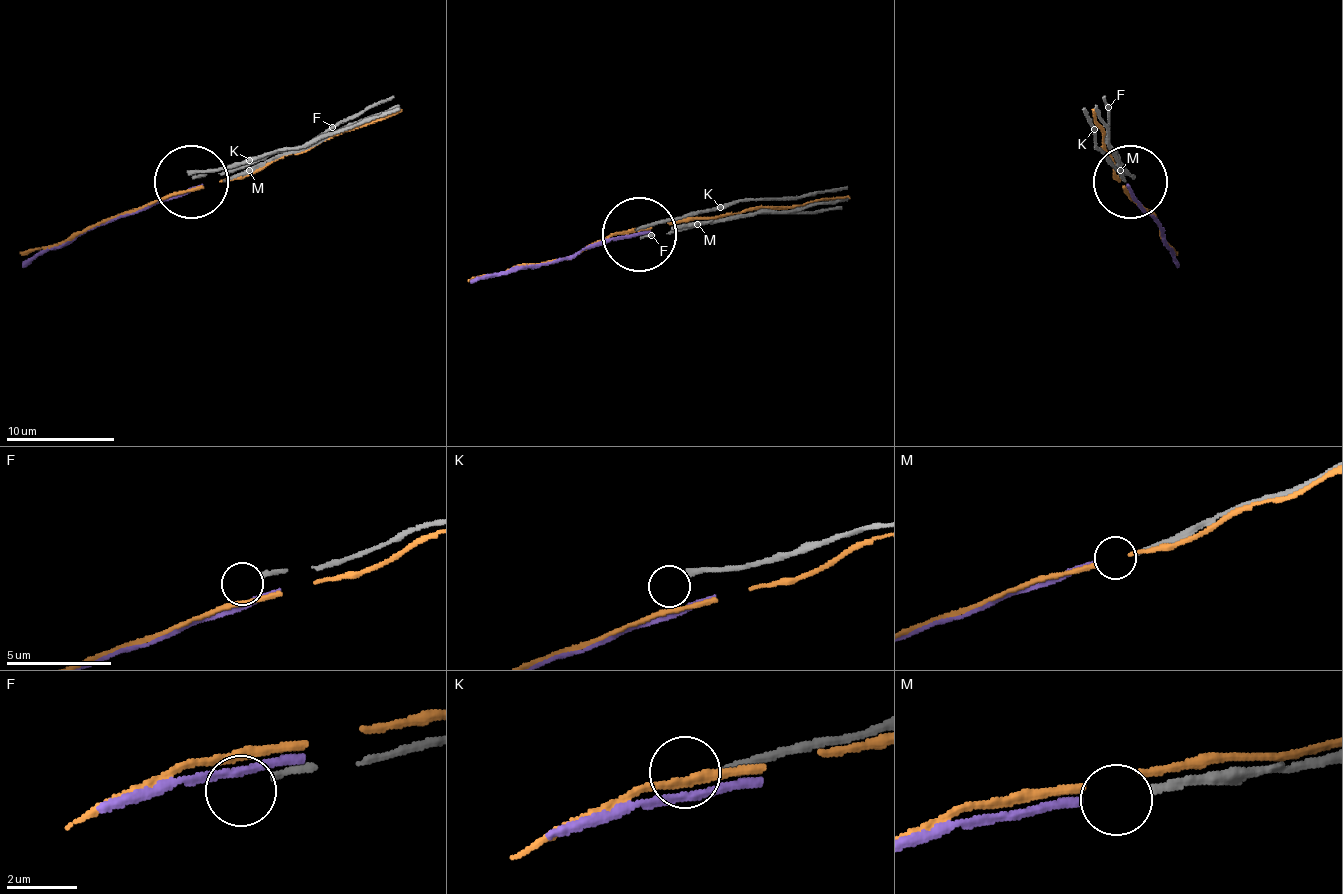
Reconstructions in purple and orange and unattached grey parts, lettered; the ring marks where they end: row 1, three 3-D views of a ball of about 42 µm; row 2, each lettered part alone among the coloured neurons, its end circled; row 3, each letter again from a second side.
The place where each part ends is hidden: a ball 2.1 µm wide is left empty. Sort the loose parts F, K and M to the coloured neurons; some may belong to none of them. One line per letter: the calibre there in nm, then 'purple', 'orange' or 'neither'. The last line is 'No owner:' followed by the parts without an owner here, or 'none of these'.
F: calibre 190 nm; neither
K: calibre 280 nm; neither
M: calibre 190 nm; purple
No owner: F, K

